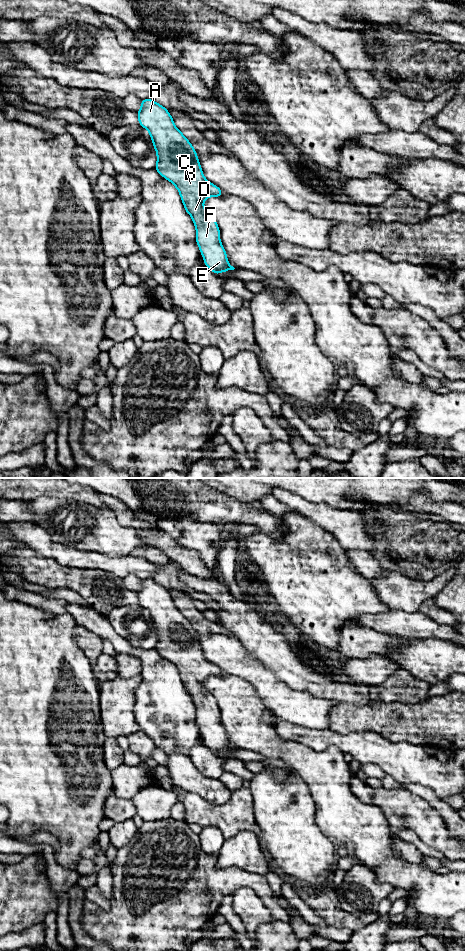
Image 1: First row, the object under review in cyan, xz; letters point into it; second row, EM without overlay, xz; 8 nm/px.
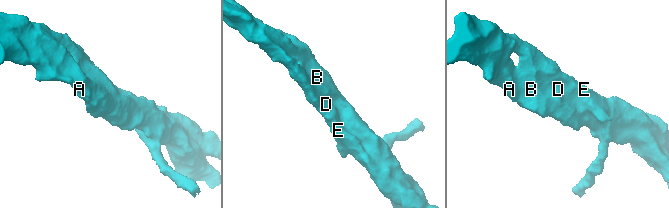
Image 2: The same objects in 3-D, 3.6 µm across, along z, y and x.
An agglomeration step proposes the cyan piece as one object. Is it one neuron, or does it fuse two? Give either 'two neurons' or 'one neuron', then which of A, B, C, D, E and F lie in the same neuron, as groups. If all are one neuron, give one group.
one neuron; A B C D E F

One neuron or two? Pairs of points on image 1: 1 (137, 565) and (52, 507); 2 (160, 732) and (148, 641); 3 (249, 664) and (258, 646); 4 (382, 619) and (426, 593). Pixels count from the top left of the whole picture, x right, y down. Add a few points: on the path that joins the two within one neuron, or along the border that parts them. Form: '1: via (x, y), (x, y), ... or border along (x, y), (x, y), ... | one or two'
1: border along (101, 553), (112, 557), (129, 555) | two
2: border along (127, 640), (136, 647), (153, 649) | two
3: border along (237, 639), (252, 656), (261, 661), (271, 671) | two
4: border along (389, 609), (401, 609), (409, 612), (418, 611) | two

